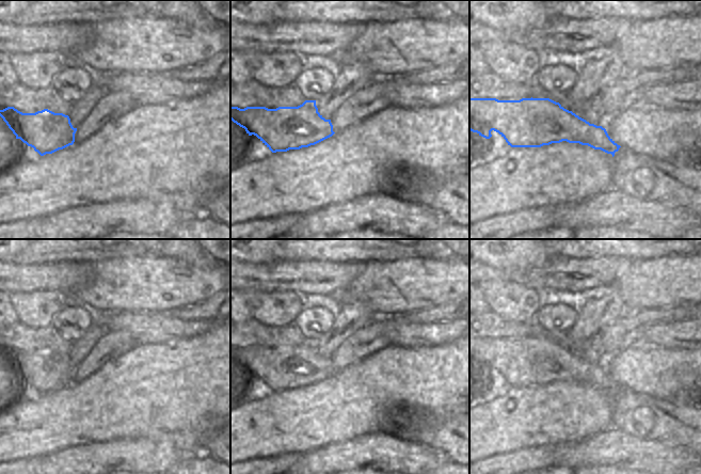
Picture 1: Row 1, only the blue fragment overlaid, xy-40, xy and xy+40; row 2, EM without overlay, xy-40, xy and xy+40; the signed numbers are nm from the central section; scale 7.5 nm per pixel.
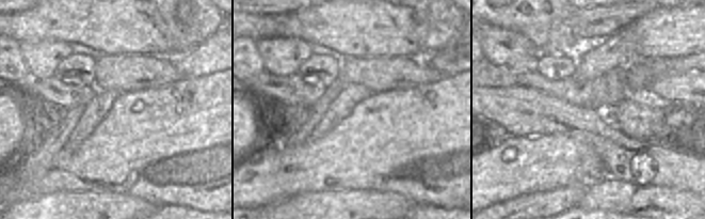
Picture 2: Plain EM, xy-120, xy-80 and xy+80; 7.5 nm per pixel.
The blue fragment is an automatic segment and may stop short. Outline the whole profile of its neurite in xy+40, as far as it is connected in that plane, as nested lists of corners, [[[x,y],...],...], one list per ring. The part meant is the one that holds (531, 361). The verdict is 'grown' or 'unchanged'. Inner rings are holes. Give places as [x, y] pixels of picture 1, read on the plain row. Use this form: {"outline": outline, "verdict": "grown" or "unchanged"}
{"outline": [[[469,337],[469,369],[490,378],[491,370],[498,372],[511,386],[541,386],[552,382],[567,380],[588,384],[612,394],[612,427],[639,440],[656,440],[675,446],[686,446],[701,457],[701,405],[686,398],[656,399],[641,393],[635,393],[618,384],[602,365],[590,363],[559,342],[549,337],[522,337],[520,339],[498,339],[496,337]]], "verdict": "grown"}

